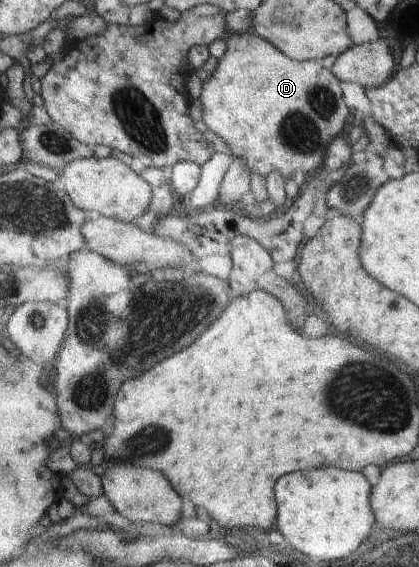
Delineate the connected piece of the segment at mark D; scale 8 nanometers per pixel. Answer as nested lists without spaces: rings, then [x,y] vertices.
[[[233,32],[228,36],[226,55],[219,60],[216,73],[202,83],[200,126],[222,137],[230,146],[231,156],[243,159],[253,174],[267,179],[272,172],[278,171],[286,180],[297,176],[304,178],[322,163],[326,147],[322,143],[331,143],[342,131],[348,108],[340,97],[340,83],[316,61],[292,61],[270,41],[252,33]]]

